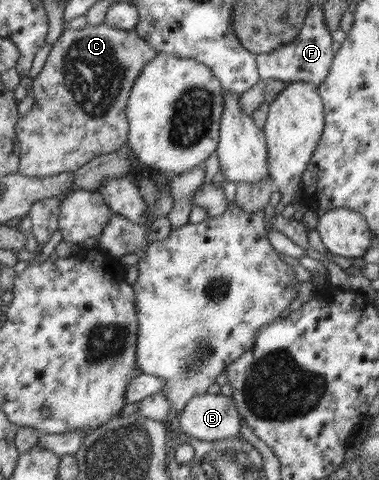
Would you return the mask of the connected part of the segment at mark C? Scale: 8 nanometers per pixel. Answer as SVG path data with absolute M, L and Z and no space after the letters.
M105 23L84 29L64 29L39 74L33 78L32 93L36 100L32 109L21 115L16 123L20 145L20 174L30 178L76 172L91 158L111 153L126 145L129 124L126 116L127 100L135 80L156 52L134 30L123 31Z

